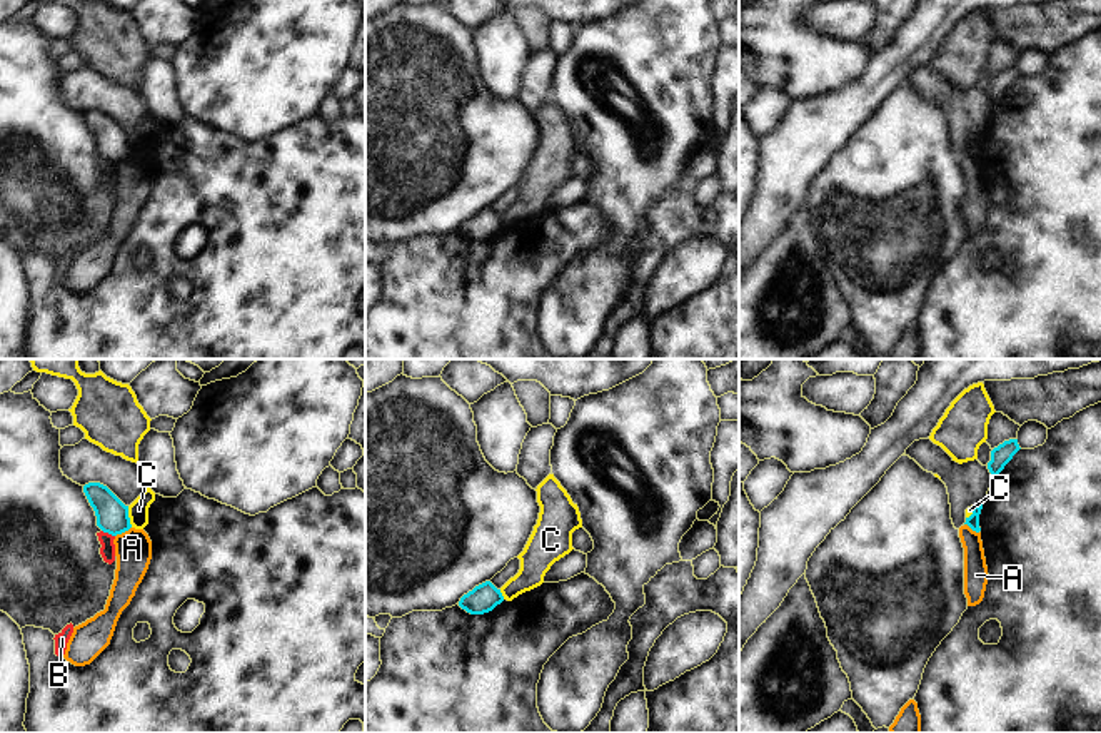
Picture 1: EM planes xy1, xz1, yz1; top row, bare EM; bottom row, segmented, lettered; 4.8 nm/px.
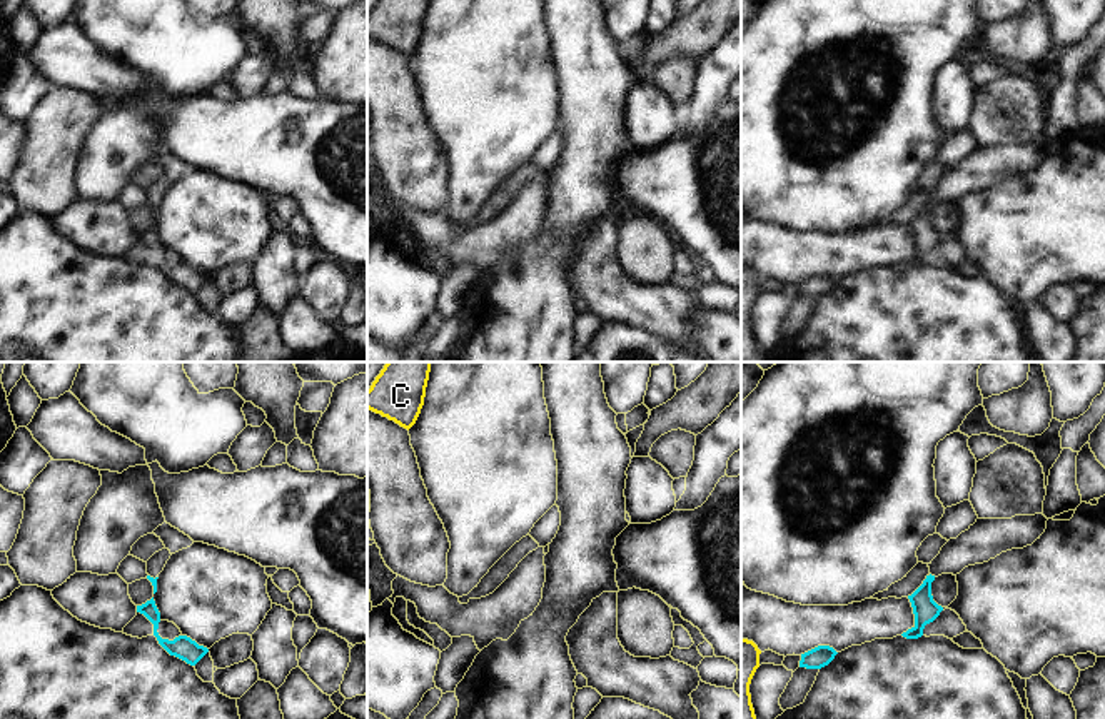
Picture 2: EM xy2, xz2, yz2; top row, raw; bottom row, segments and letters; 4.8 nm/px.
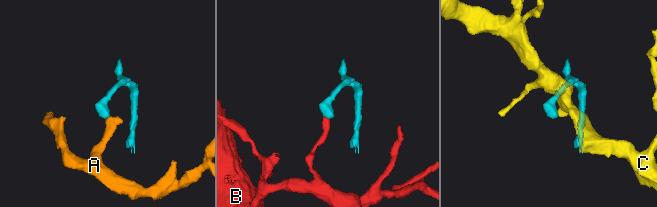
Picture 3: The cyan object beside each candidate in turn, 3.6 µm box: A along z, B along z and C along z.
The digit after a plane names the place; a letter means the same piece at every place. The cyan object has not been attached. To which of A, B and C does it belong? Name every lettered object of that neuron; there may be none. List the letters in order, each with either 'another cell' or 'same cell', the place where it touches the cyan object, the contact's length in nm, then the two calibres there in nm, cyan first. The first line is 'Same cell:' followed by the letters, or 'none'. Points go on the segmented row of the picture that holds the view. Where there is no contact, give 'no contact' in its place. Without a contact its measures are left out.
Same cell: none
A: another cell; contact xy1 (122, 531); length 90 nm; calibres 160 and 180 nm
B: another cell; contact xy1 (109, 533); length 70 nm; calibres 160 and 70 nm
C: another cell; contact xy1 (127, 516); length 110 nm; calibres 160 and 100 nm

